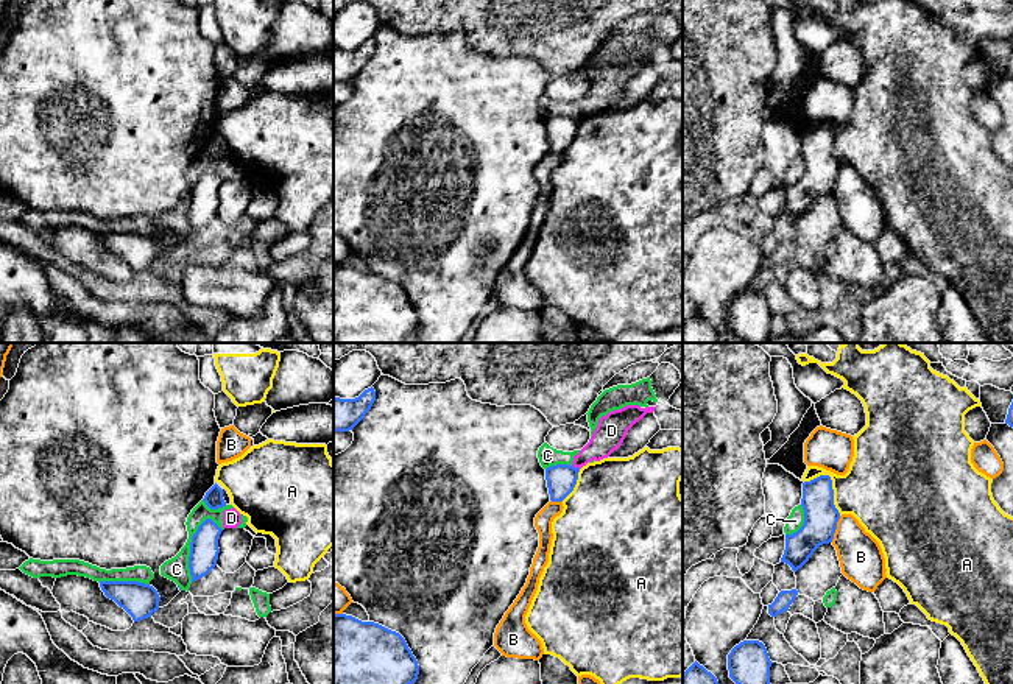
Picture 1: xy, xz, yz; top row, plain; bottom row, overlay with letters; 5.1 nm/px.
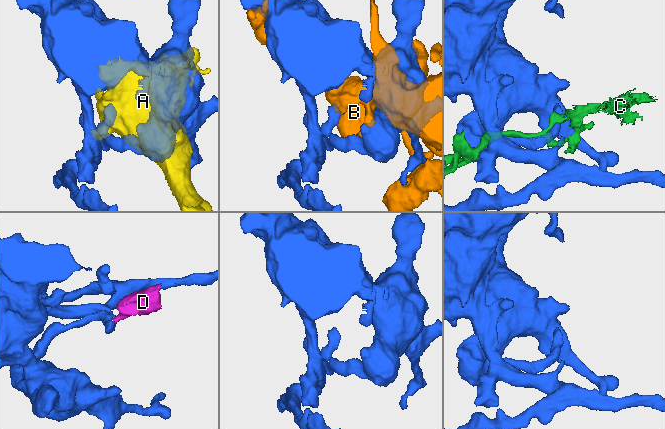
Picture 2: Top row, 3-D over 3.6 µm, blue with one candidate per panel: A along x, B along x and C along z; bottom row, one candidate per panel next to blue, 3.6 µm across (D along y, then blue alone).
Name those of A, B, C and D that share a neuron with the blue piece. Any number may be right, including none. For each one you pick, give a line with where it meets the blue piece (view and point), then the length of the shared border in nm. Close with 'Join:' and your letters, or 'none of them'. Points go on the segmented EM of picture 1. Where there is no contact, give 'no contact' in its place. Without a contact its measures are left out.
Join: none of them

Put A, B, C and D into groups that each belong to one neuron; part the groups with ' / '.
A / B / C D

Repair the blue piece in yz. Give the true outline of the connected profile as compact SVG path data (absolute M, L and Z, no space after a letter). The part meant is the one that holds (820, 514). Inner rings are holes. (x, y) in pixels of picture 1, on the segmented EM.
M820 475L803 483L801 506L804 509L804 524L793 533L785 534L785 550L781 562L801 569L814 552L834 539L840 513L834 505L834 489L829 475Z

